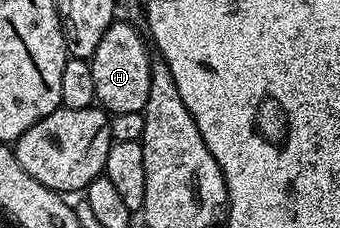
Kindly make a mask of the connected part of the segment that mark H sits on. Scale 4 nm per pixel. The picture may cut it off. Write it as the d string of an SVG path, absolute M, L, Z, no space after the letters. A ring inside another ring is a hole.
M129 22L110 24L107 34L103 34L103 42L99 42L91 57L96 103L109 114L144 113L147 106L147 90L151 88L151 48L146 37L141 37L133 28L136 27Z

